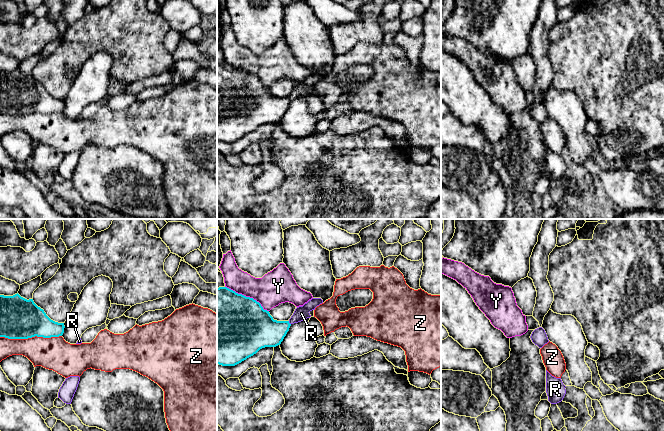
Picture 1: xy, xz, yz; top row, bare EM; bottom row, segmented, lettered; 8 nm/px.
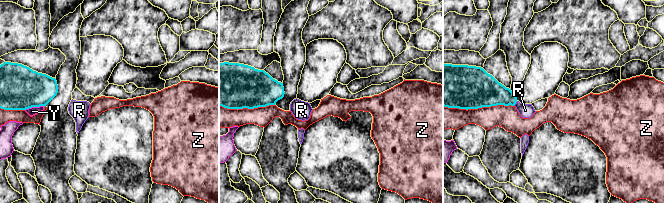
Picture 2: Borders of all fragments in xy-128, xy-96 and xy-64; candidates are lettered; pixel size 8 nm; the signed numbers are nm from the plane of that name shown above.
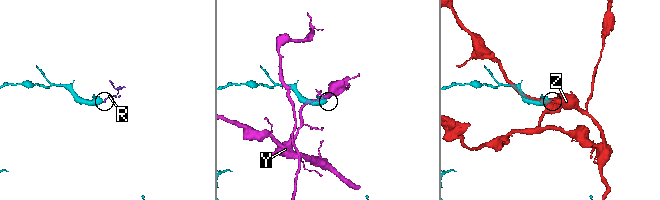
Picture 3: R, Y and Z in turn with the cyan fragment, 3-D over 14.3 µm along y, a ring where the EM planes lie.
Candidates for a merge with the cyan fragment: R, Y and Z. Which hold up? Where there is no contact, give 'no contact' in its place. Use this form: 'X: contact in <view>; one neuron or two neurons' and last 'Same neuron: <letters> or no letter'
R: contact in xz; one neuron
Y: contact in xz; two neurons
Z: contact in xy; two neurons
Same neuron: R

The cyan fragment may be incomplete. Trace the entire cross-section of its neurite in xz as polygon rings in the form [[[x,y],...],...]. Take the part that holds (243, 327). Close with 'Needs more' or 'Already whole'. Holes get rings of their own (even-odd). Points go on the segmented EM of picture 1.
[[[227,287],[217,288],[217,364],[235,366],[262,348],[280,345],[290,326],[310,318],[309,312],[322,303],[321,298],[312,298],[303,306],[297,307],[288,321],[277,321],[253,298]]]. Needs more

